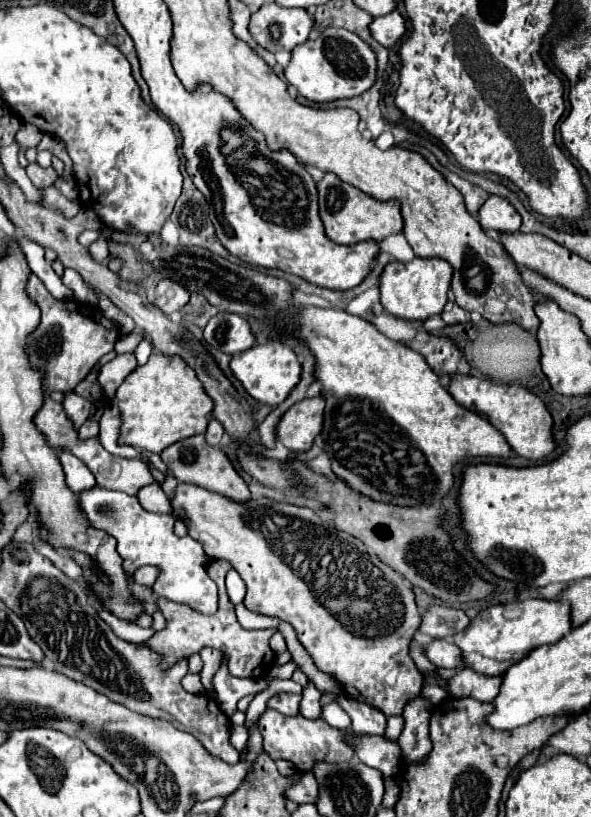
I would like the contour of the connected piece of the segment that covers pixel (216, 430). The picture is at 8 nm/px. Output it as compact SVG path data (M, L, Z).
M210 420L208 422L208 430L206 430L204 436L206 436L206 442L210 446L218 446L220 440L222 440L222 436L224 436L224 426L220 426L218 420Z

